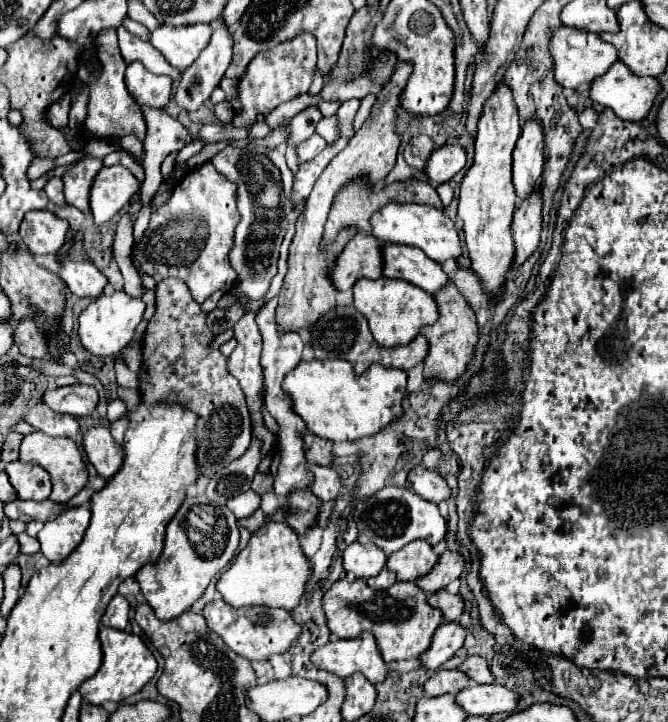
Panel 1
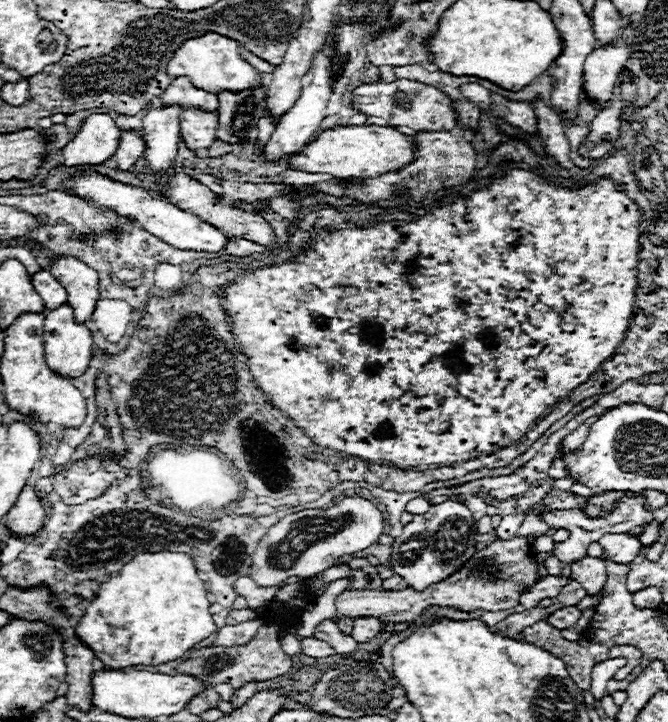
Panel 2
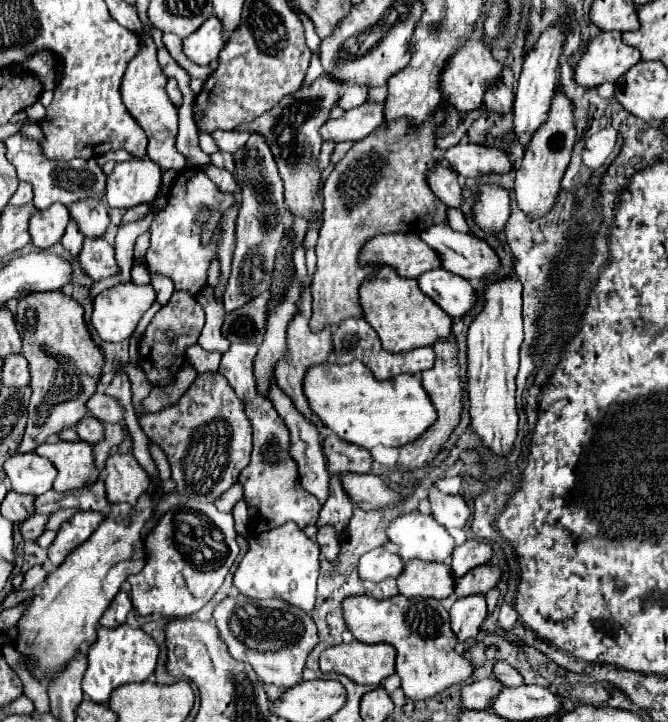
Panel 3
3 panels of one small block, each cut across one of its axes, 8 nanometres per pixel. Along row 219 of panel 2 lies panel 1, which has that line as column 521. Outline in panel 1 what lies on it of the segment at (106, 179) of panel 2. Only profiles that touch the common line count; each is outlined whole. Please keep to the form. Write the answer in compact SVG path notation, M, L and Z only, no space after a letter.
M526 120L520 132L520 138L514 148L512 180L516 196L526 198L542 176L544 166L544 128L536 120Z

